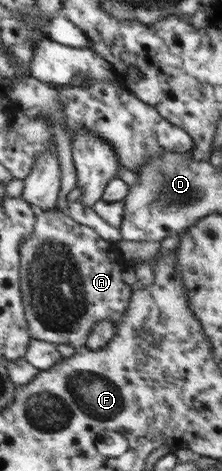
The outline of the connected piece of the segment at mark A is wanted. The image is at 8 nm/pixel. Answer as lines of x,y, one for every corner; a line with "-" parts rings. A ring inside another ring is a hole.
60,209
40,210
36,231
22,245
23,296
32,337
85,349
90,333
100,322
112,320
120,327
131,306
134,288
124,279
127,257
122,249
100,235
96,228
80,223

